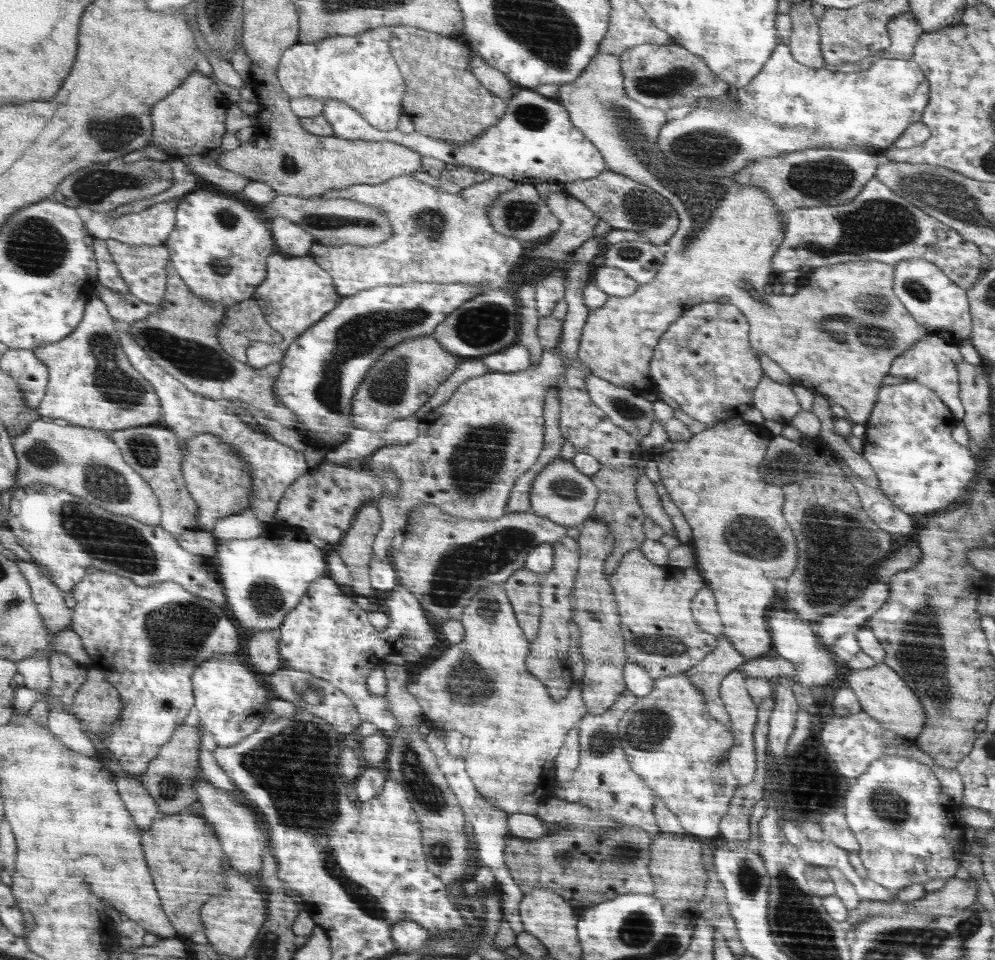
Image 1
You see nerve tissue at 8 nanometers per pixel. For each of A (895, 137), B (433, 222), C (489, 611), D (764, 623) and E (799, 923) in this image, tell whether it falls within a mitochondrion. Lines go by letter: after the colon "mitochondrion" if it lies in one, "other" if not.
A: other
B: mitochondrion
C: mitochondrion
D: other
E: mitochondrion

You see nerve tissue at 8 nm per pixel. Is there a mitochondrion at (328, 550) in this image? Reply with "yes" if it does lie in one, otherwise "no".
no

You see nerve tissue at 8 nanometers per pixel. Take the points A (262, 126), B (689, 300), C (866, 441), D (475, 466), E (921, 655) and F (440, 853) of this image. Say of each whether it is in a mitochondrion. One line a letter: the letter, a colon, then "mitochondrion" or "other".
A: other
B: other
C: other
D: mitochondrion
E: mitochondrion
F: mitochondrion

